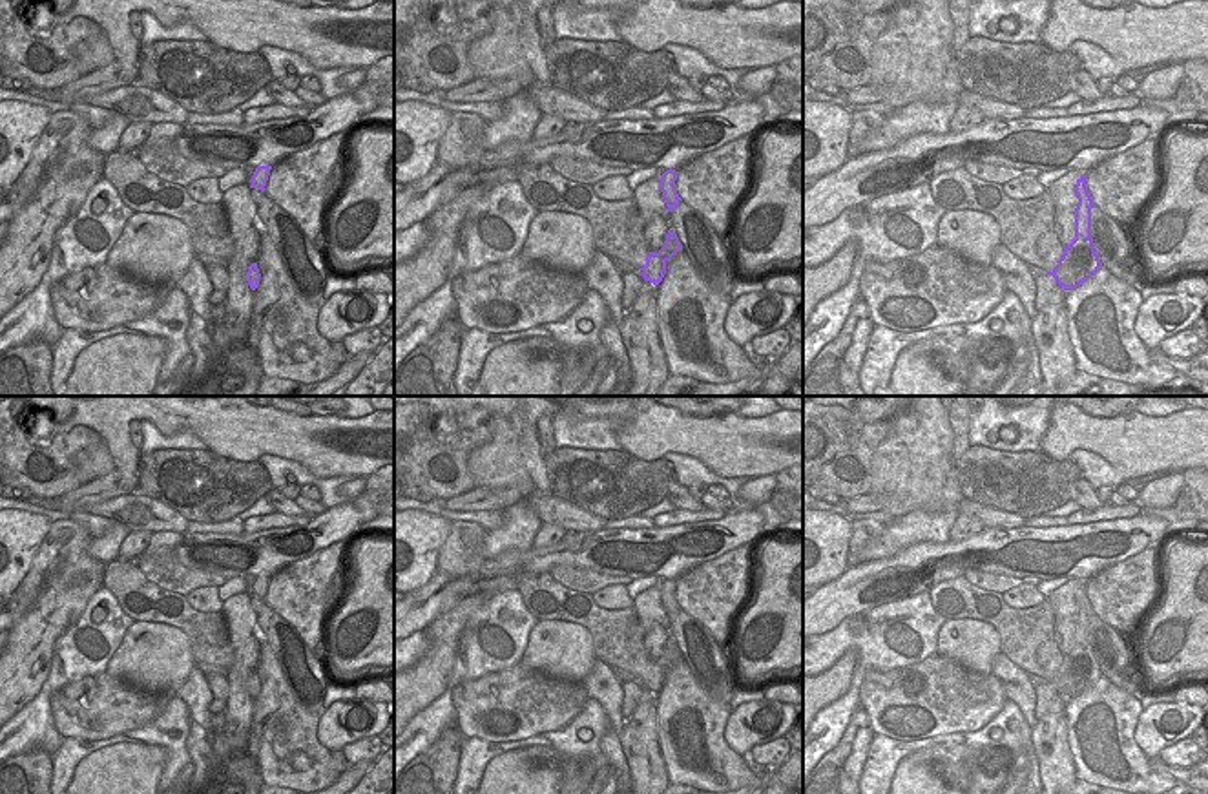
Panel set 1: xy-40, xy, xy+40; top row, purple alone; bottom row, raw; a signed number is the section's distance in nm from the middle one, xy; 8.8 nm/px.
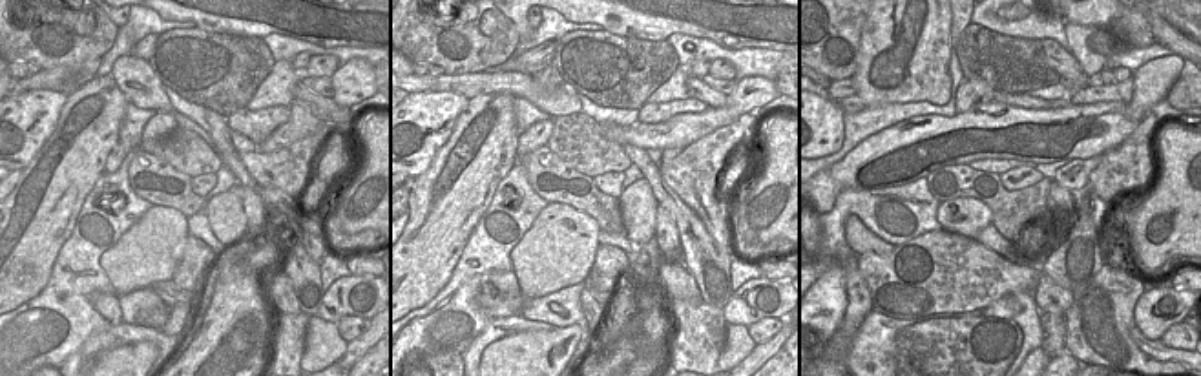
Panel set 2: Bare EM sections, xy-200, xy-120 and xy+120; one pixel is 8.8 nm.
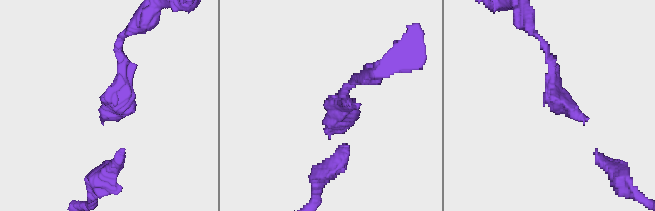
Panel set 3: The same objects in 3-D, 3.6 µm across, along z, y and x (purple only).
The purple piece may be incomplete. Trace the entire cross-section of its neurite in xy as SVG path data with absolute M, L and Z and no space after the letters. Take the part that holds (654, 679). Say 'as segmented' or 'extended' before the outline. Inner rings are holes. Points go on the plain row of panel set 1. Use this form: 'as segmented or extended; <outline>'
as segmented; M670 637L666 643L664 655L659 661L650 661L642 674L642 686L653 694L659 694L666 683L666 672L682 659L677 643Z

